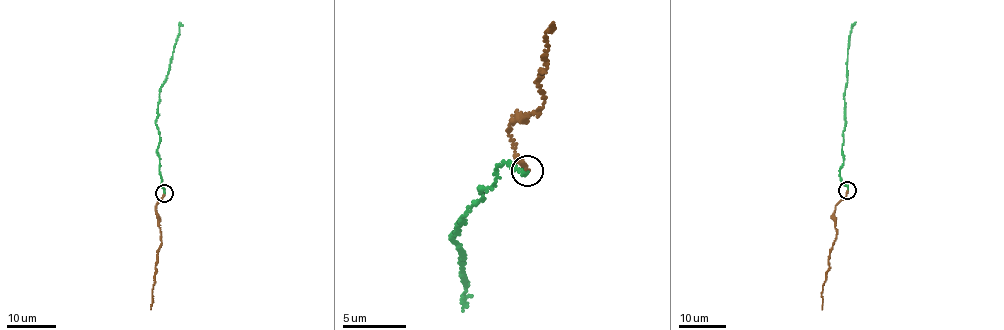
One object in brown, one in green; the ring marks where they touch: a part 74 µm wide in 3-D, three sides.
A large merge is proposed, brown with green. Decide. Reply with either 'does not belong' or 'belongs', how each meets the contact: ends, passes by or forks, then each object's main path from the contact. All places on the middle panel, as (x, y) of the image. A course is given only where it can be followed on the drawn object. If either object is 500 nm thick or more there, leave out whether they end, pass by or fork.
belongs; brown ends there; green ends there; brown runs (528, 172), (509, 125), (543, 107), (539, 81), (548, 64), (546, 31), (553, 22); green runs (528, 172), (497, 167), (494, 183), (482, 187), (475, 205), (450, 235), (461, 251), (462, 310)

